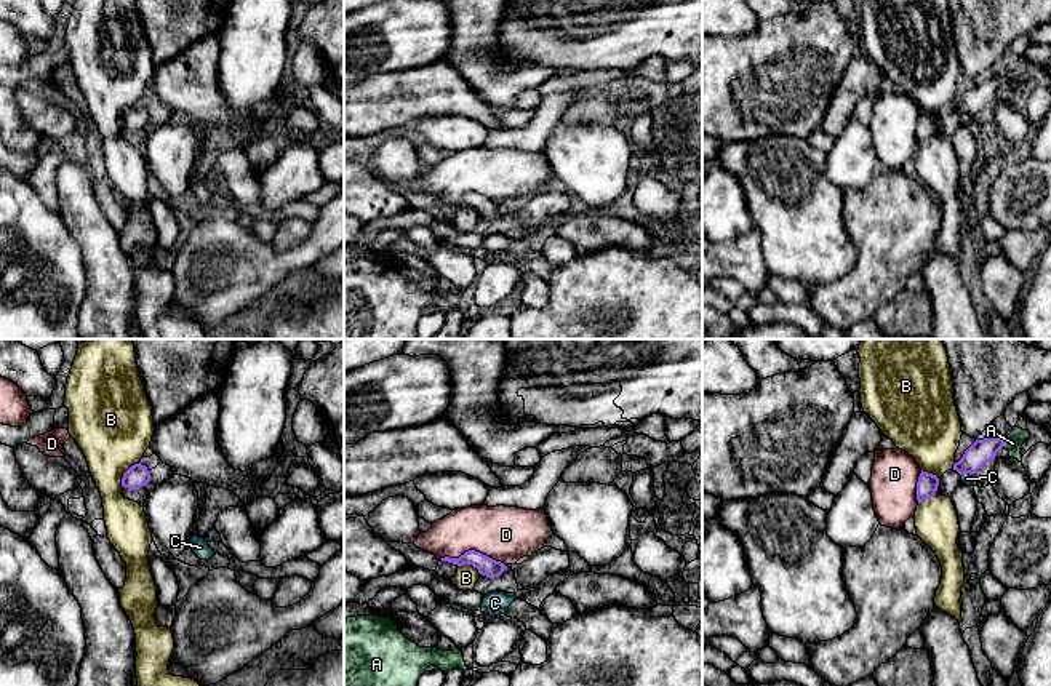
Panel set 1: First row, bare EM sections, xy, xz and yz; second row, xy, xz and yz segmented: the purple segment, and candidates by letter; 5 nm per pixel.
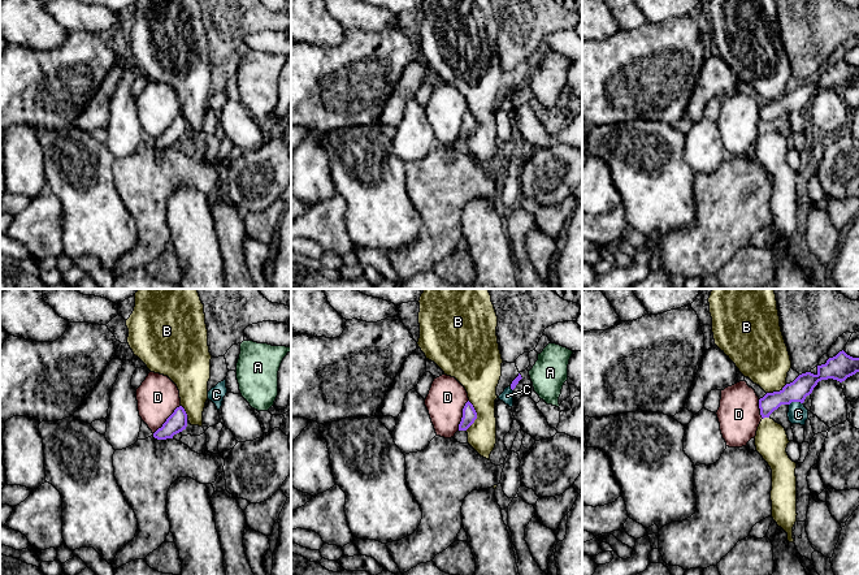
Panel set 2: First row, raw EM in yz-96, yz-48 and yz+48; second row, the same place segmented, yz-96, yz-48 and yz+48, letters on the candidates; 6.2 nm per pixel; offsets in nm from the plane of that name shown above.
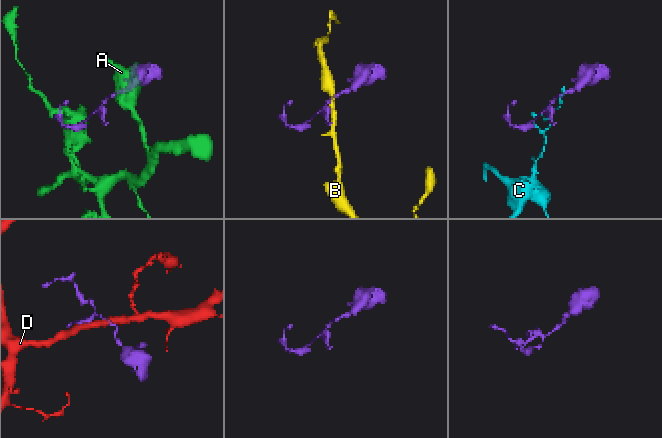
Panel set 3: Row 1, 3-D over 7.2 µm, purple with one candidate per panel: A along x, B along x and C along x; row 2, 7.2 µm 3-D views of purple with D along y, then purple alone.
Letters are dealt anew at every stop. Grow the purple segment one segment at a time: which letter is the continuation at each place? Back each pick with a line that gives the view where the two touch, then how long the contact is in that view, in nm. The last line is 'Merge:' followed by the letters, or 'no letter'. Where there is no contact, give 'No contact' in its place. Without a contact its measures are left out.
Merge: no letter

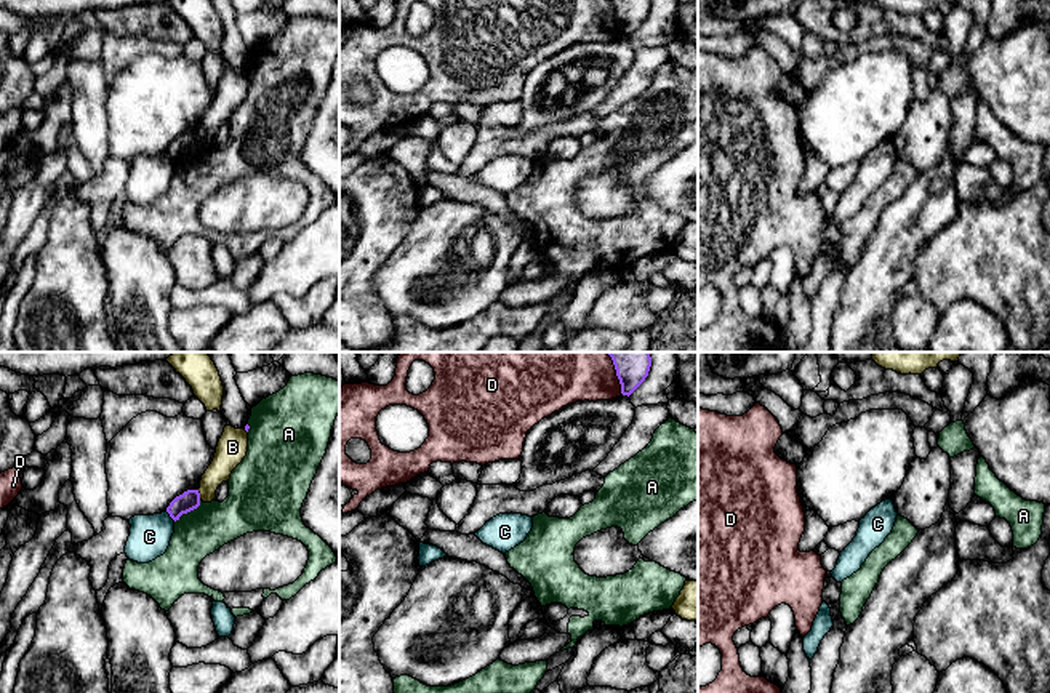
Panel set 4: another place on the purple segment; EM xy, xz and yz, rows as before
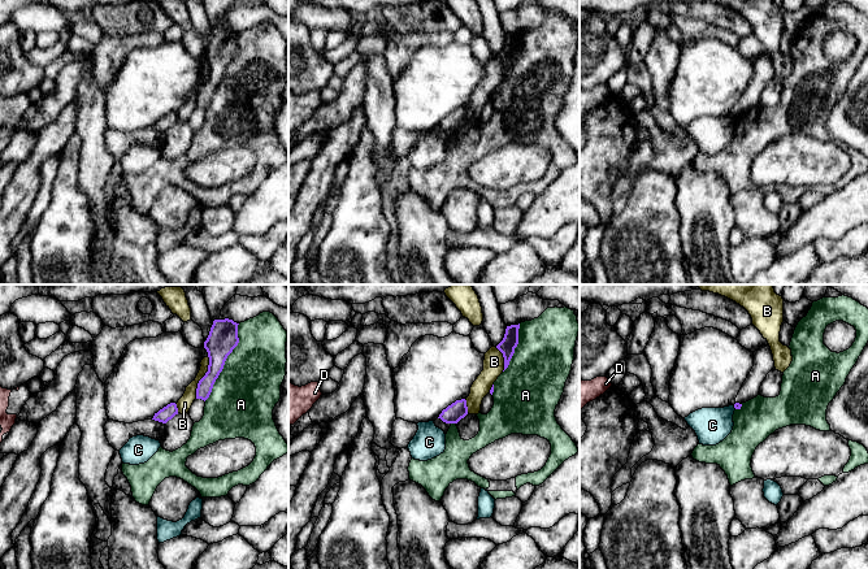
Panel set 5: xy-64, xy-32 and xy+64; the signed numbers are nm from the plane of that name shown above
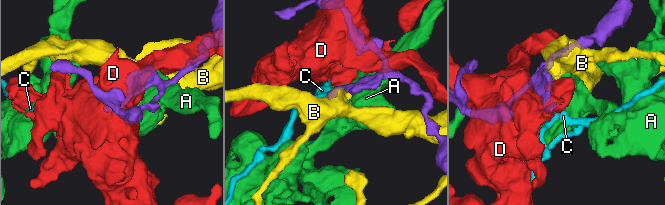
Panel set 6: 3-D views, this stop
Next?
Merge: no letter

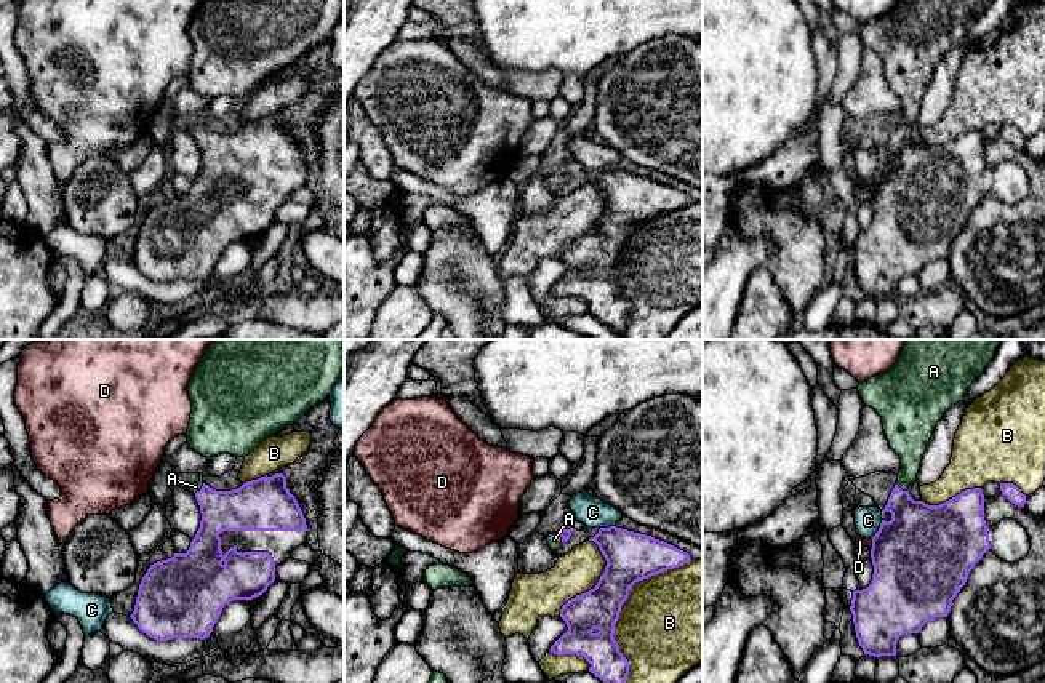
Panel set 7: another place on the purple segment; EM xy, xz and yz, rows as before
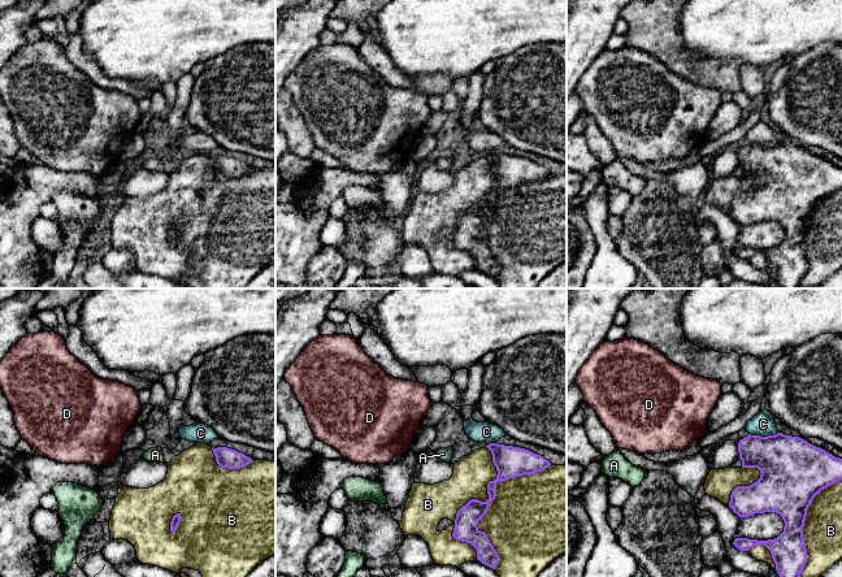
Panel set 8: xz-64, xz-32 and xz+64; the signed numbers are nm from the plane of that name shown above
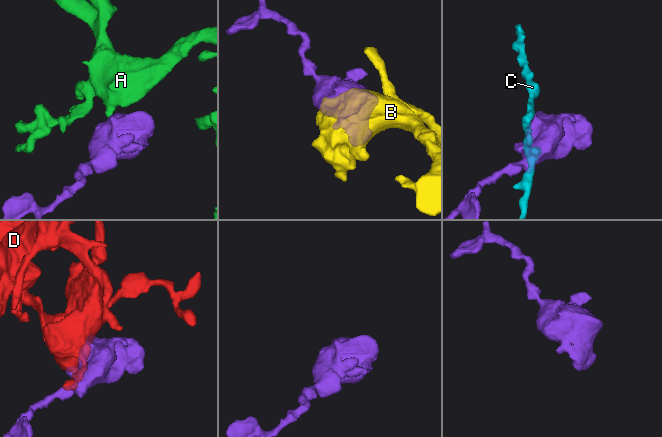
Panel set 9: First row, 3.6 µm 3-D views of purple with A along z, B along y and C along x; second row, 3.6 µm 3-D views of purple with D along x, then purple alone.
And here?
A: Touches purple in yz. Shared border 80 nm
Merge: A

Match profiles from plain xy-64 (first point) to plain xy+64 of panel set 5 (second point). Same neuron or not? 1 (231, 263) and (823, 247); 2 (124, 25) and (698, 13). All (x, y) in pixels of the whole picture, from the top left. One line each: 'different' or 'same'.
1: different
2: same

